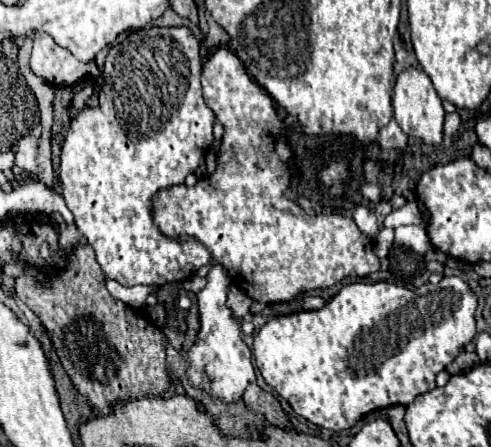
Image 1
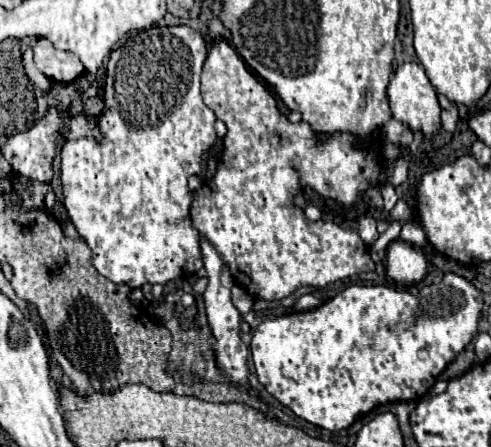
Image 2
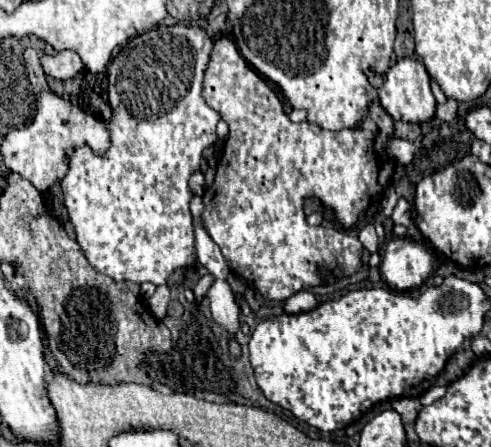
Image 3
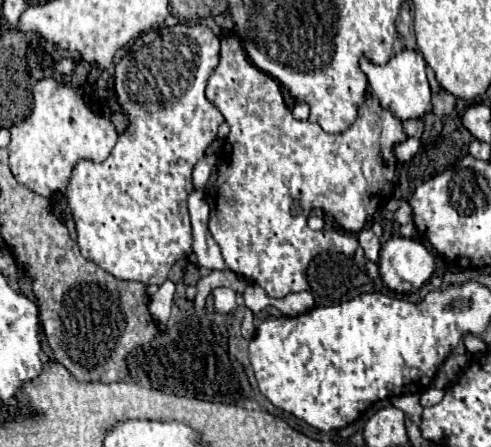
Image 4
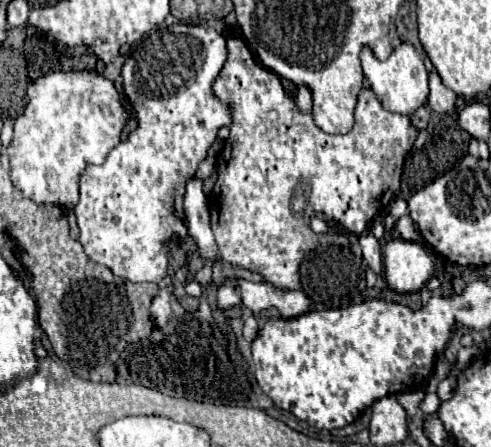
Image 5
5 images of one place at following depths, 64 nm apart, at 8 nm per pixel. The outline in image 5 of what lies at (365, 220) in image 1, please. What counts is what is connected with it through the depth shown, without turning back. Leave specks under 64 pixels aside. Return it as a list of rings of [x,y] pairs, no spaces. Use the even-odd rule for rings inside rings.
[[[362,234],[360,236],[360,246],[362,246],[362,254],[364,254],[366,264],[382,280],[382,252],[380,252],[380,244],[374,238],[374,234]]]

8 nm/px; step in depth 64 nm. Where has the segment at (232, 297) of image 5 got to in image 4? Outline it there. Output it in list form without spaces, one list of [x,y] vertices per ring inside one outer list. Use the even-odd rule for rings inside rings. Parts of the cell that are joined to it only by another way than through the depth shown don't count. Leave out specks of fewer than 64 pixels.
[[[216,288],[216,290],[212,290],[212,296],[214,296],[216,312],[220,312],[220,314],[228,314],[238,306],[236,304],[236,292],[230,288]]]

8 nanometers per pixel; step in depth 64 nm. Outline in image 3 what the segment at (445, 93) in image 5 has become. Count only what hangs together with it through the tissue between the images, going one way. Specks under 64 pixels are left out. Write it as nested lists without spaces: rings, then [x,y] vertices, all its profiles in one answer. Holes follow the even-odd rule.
[[[448,98],[444,104],[438,104],[436,106],[436,116],[442,120],[442,122],[452,122],[454,118],[456,118],[456,100],[452,100],[452,98]]]

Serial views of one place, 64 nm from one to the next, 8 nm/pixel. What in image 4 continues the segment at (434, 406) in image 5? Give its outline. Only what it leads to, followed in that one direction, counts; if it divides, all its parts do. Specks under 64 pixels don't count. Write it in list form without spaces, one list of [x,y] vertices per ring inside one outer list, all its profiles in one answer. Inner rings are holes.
[[[430,388],[430,390],[426,390],[426,392],[422,394],[422,398],[420,398],[420,404],[422,404],[424,408],[428,408],[428,406],[438,404],[442,400],[442,396],[444,396],[444,390]]]

